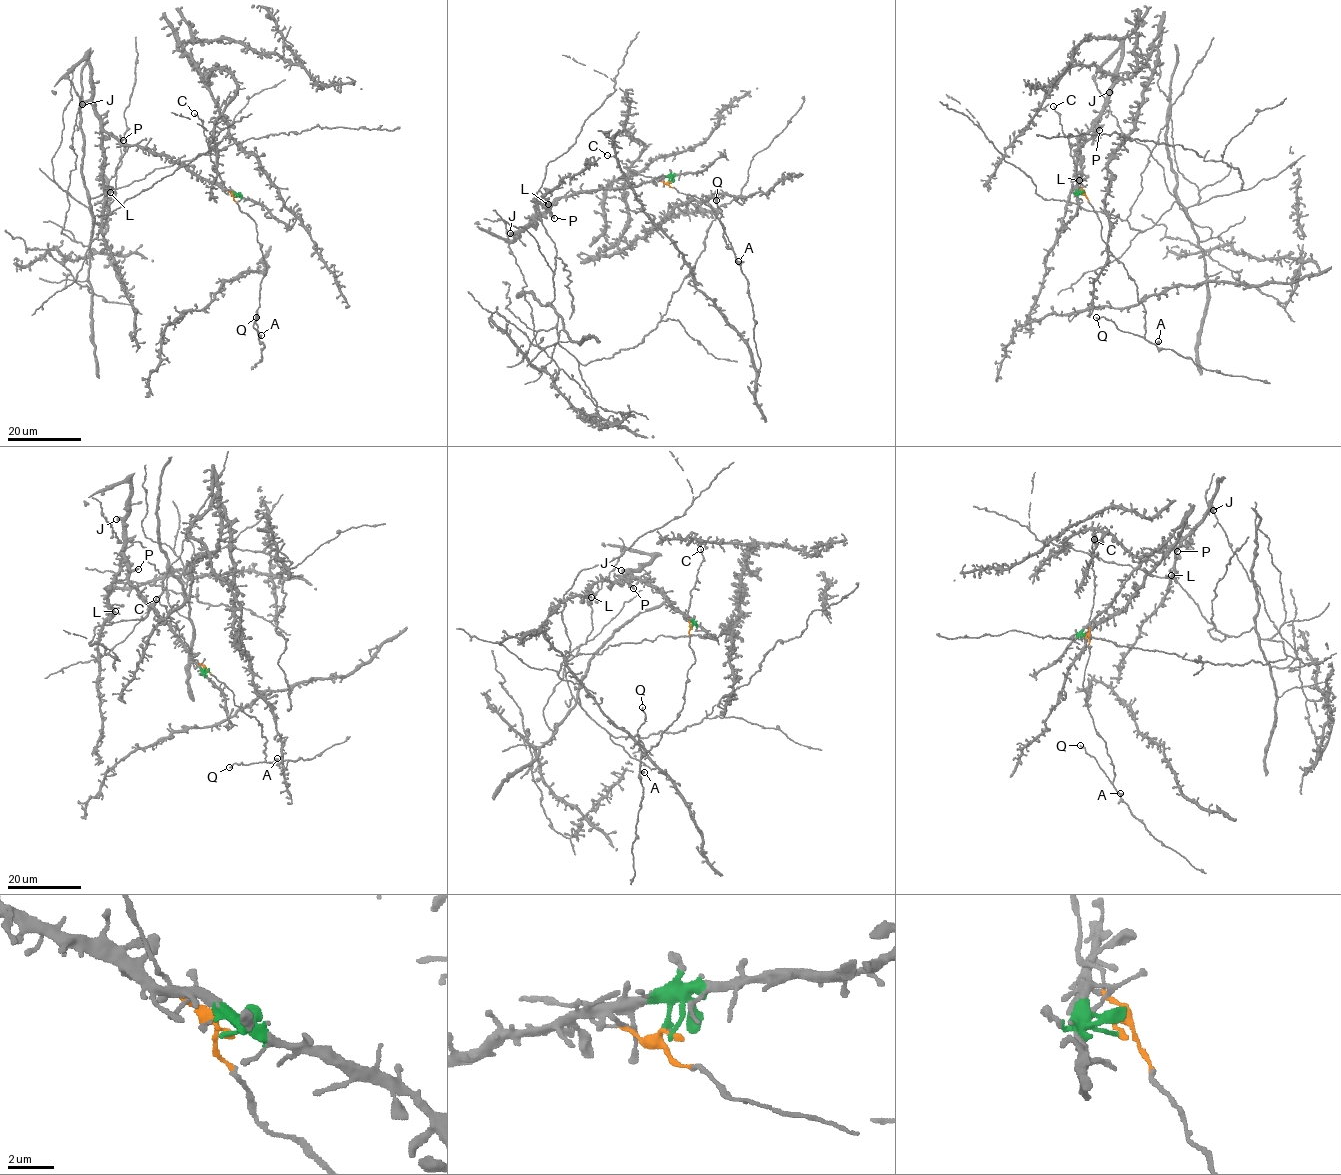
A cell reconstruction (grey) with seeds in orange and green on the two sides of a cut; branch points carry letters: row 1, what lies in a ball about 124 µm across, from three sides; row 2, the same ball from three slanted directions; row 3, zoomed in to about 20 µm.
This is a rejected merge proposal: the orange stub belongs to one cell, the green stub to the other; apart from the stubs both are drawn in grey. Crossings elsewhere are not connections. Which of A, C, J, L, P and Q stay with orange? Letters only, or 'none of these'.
A, C, Q

